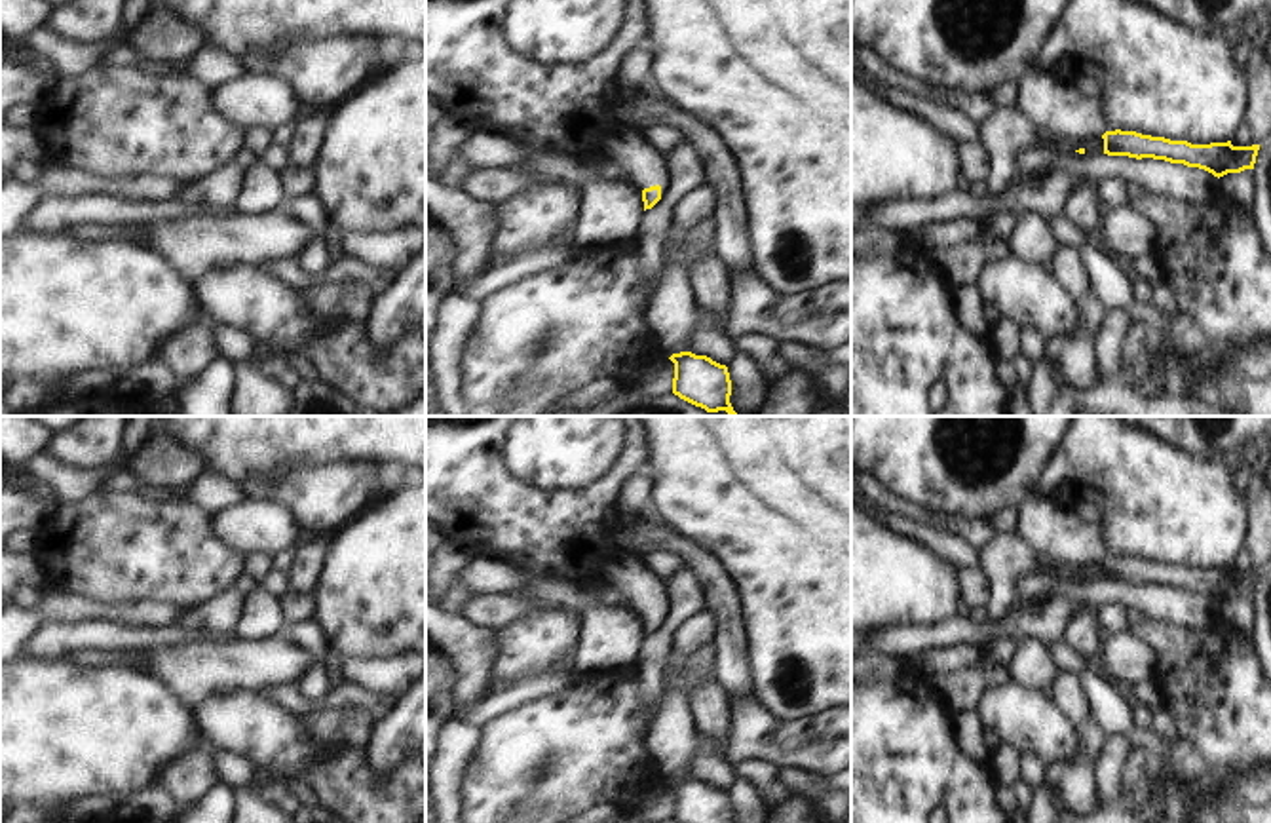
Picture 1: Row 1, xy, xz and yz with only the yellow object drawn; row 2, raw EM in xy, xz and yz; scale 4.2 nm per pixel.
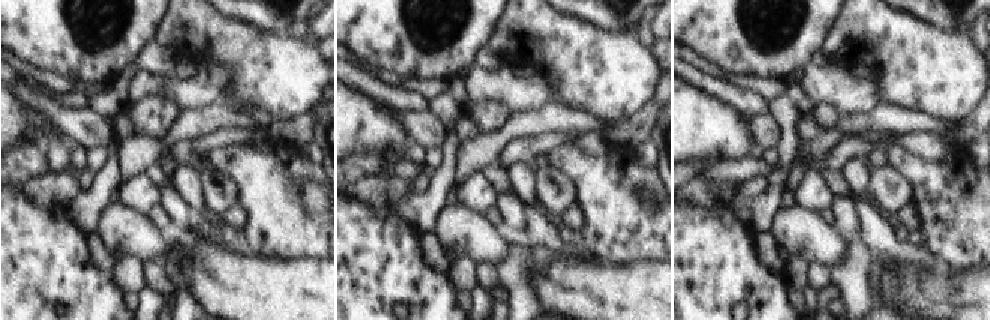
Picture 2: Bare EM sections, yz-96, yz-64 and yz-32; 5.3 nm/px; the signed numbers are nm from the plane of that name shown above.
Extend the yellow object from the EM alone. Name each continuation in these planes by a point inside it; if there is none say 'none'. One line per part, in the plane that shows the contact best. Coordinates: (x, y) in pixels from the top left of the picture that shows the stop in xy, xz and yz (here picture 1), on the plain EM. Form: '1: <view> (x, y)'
1: xz (631, 578).

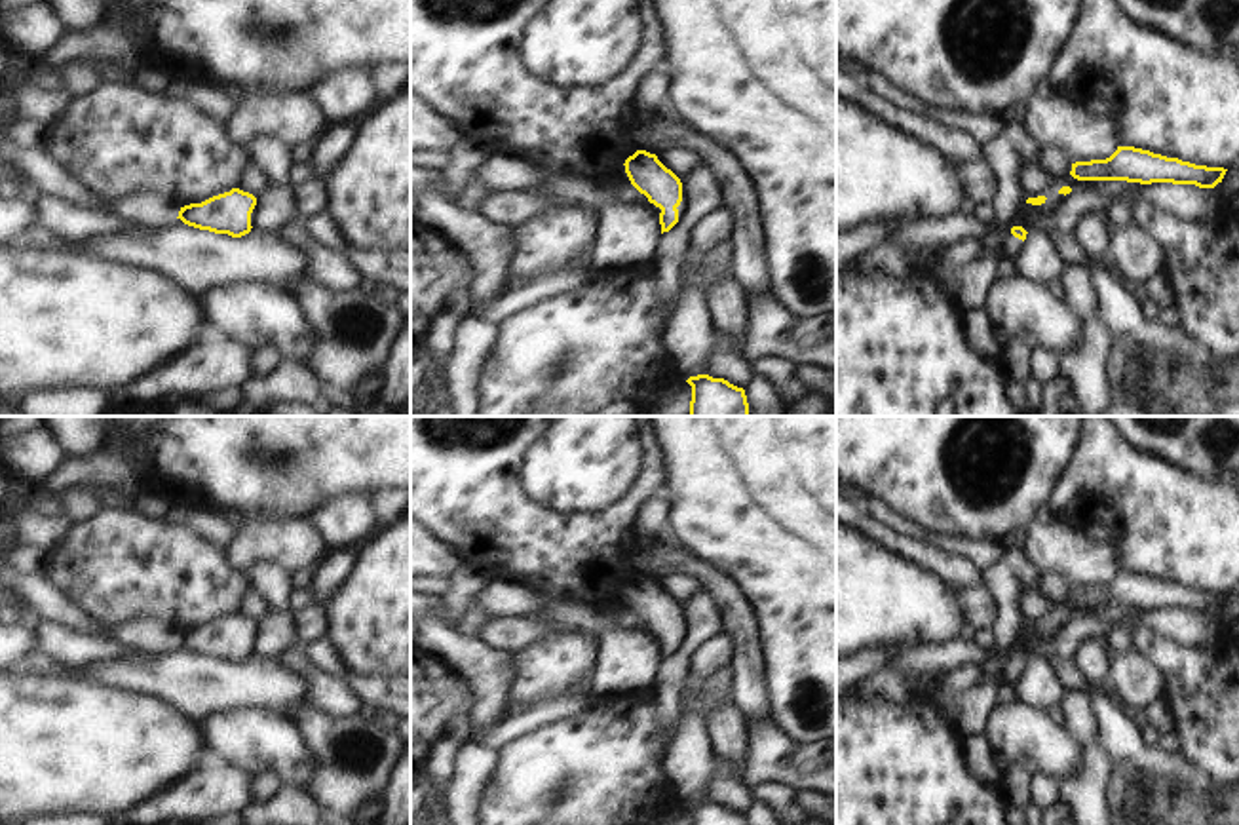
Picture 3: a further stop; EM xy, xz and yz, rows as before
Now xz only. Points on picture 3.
none.

